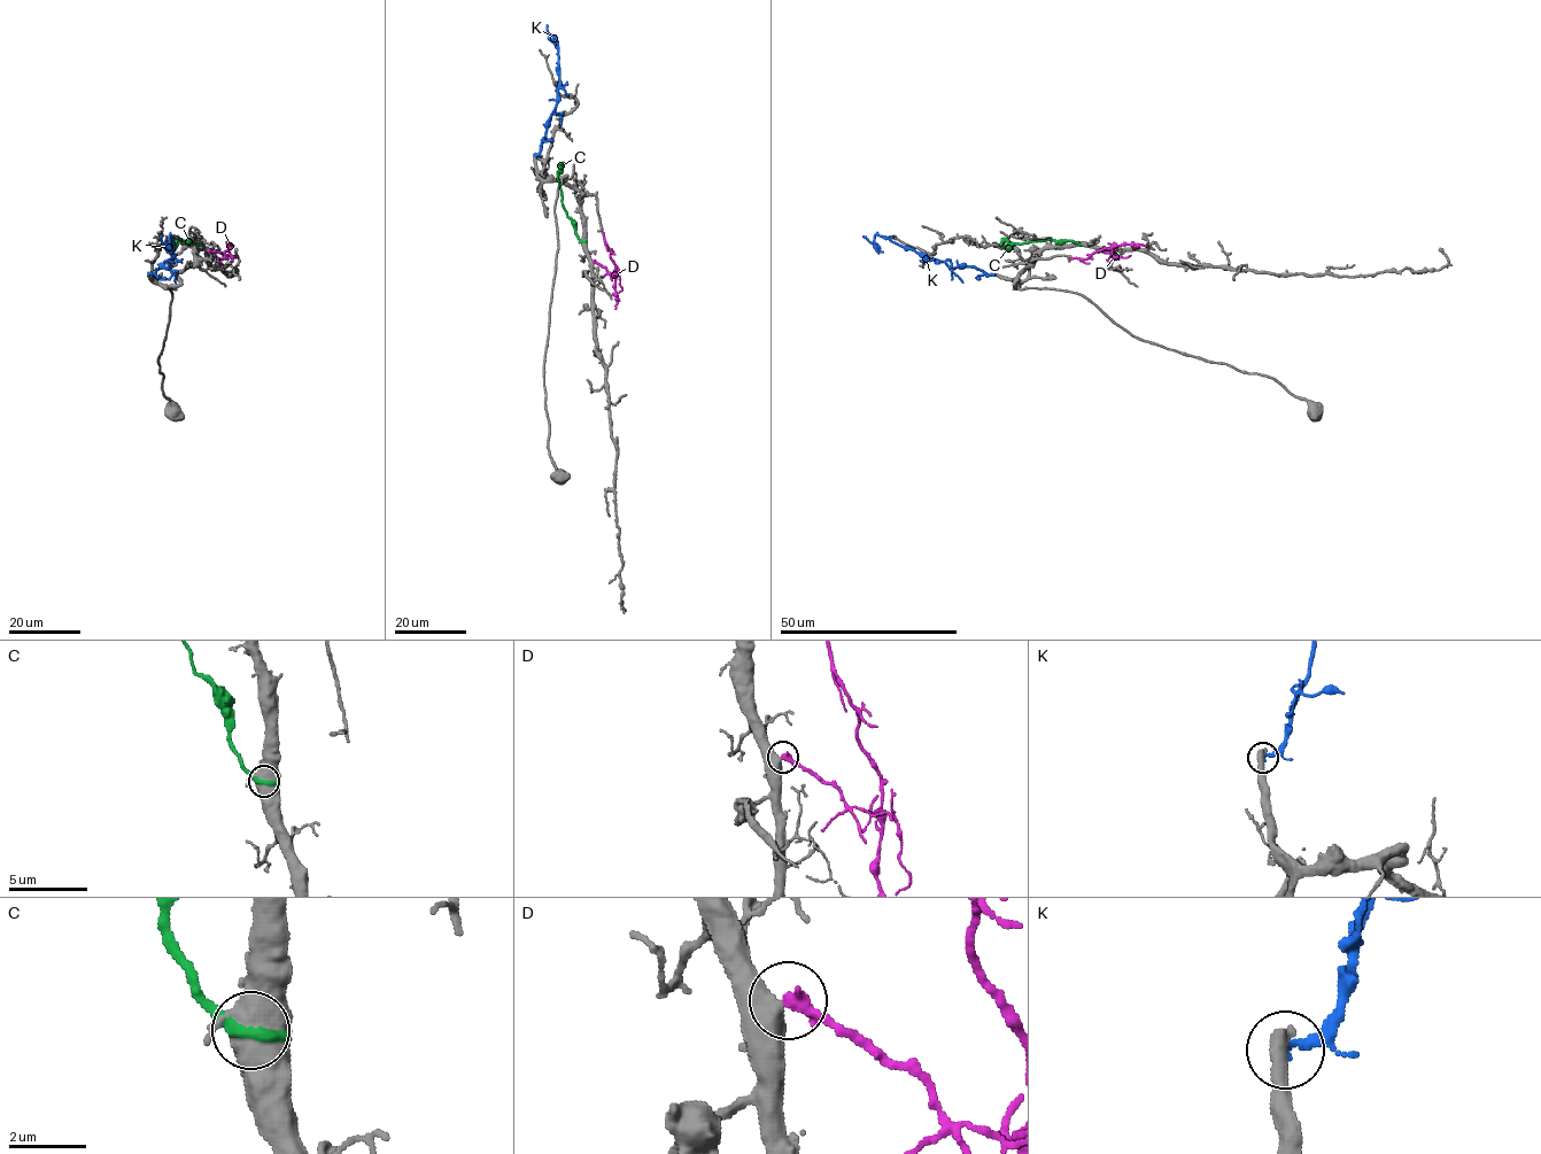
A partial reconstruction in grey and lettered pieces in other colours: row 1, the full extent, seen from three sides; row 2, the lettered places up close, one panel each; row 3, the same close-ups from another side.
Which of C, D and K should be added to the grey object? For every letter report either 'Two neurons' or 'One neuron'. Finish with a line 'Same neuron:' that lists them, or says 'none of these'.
C: Two neurons
D: One neuron
K: Two neurons
Same neuron: D

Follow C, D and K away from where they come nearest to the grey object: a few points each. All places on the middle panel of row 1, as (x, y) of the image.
C: (582, 241), (563, 204), (558, 172), (563, 162)
D: (594, 261), (616, 273), (602, 232)
K: (534, 155), (556, 105), (559, 80), (558, 44), (547, 24)

